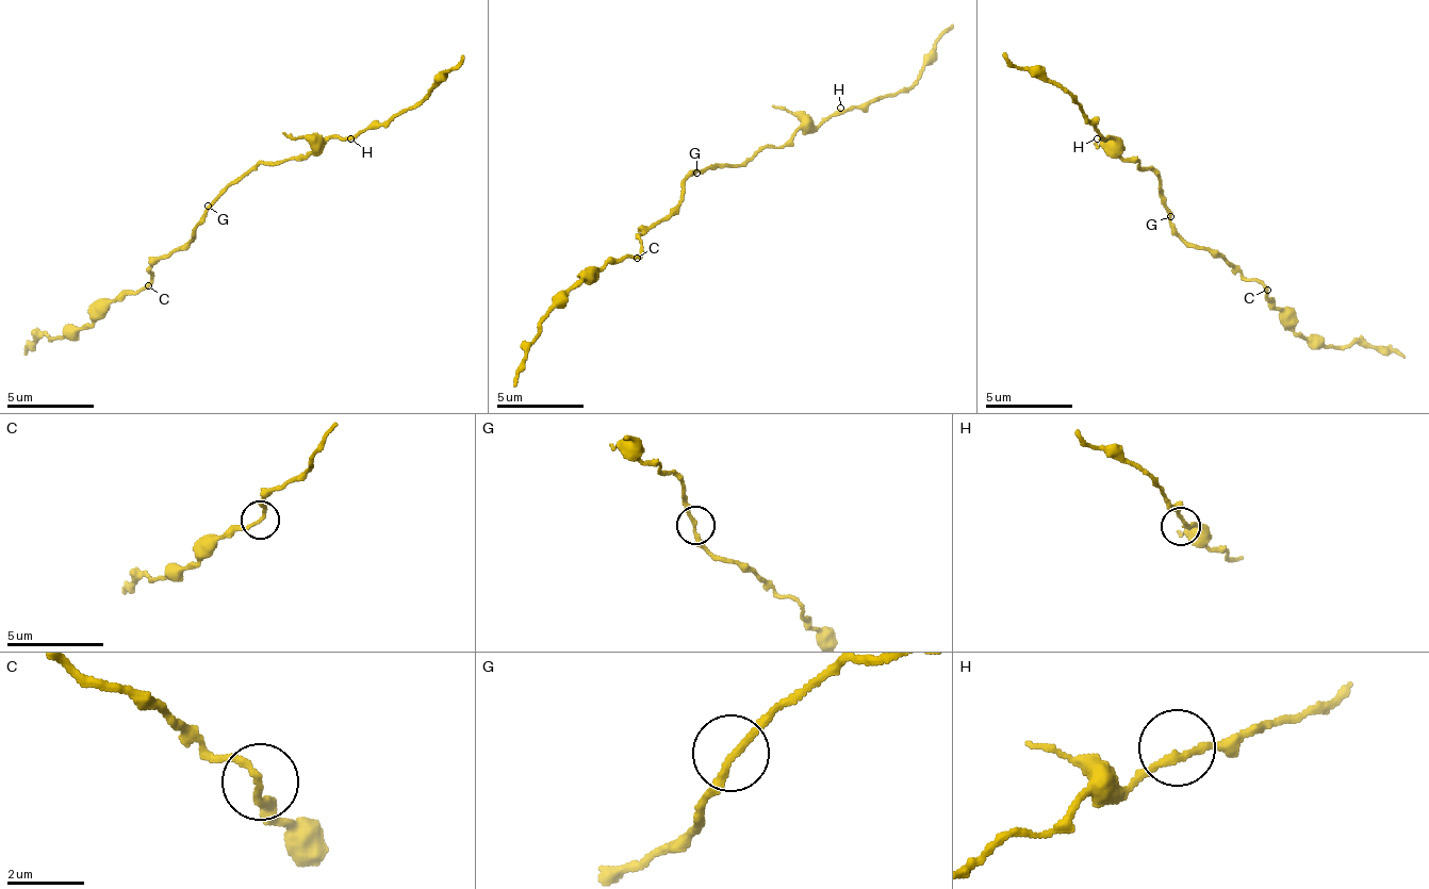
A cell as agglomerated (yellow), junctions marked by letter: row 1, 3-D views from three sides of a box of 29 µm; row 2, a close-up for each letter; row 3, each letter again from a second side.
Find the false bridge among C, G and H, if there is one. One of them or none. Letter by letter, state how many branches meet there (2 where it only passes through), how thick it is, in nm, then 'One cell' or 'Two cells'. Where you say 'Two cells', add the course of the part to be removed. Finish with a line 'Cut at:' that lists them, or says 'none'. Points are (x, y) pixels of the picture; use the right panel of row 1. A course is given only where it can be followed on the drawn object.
C: Branches: 2. Thickness 170 nm. One cell
G: Branches: 2. Thickness 190 nm. One cell
H: Branches: 2. Thickness 170 nm. One cell
Cut at: none

